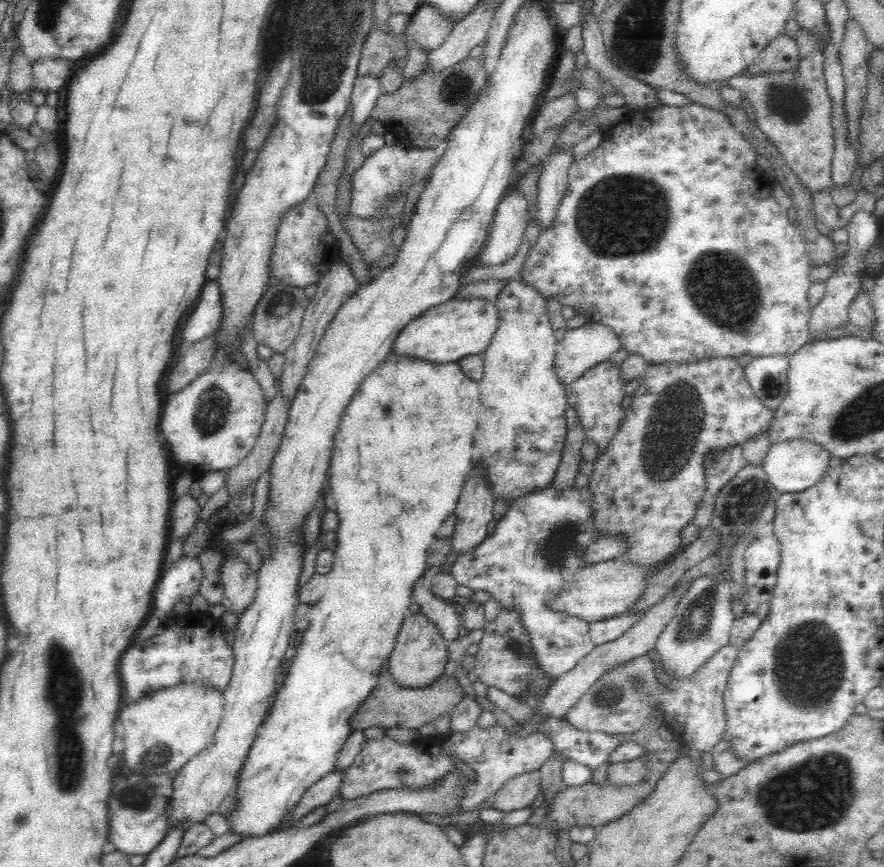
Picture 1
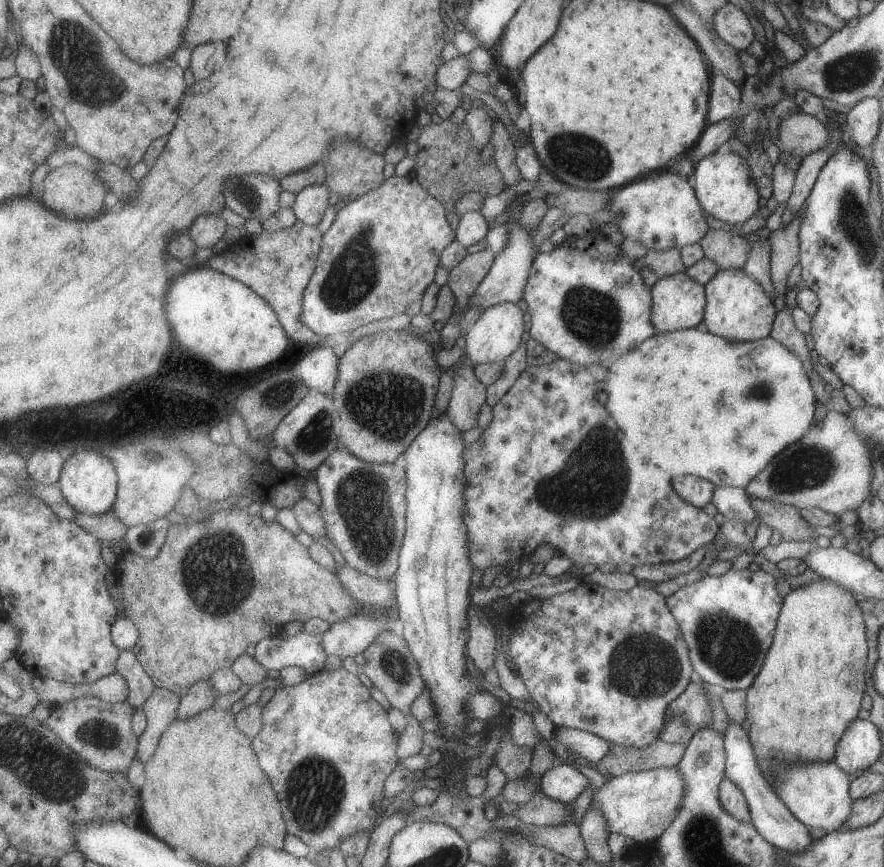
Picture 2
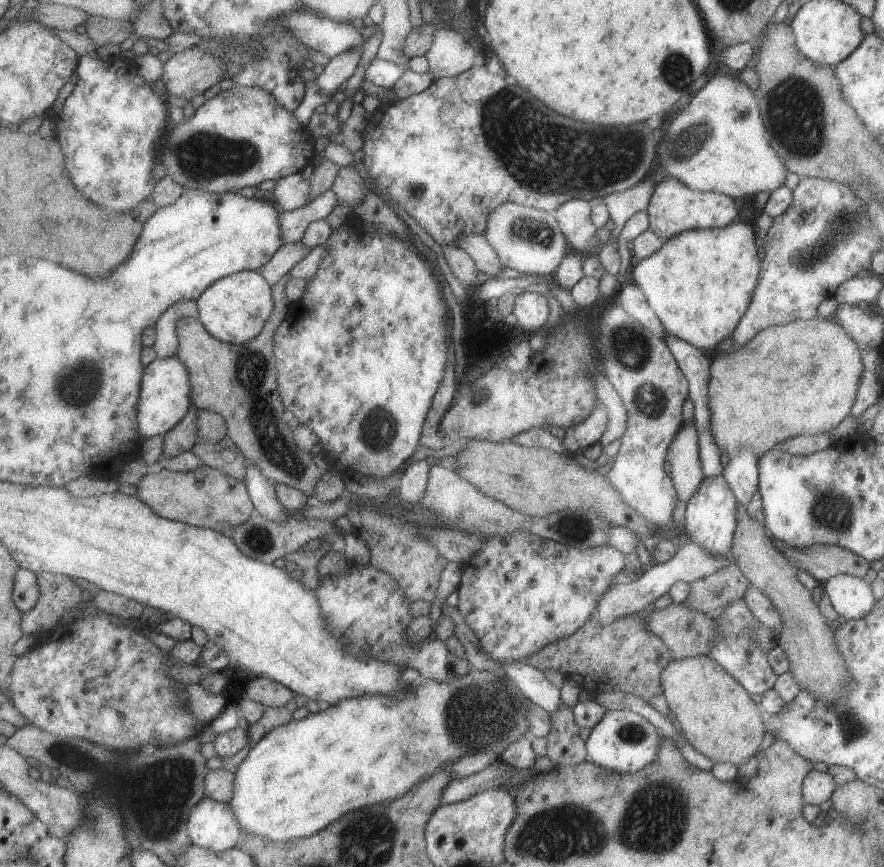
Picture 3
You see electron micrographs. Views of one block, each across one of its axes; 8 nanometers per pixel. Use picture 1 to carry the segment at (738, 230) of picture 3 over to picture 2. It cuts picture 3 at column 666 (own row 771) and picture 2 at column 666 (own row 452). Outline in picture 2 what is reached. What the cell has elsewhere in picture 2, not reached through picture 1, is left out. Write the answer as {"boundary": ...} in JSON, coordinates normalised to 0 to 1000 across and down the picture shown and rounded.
{"boundary":[[[791,376],[782,377],[779,381],[765,381],[752,384],[741,384],[736,388],[736,392],[727,392],[727,397],[723,397],[723,401],[709,406],[709,411],[702,411],[689,427],[687,427],[687,434],[684,434],[684,452],[687,452],[687,466],[683,466],[682,471],[687,471],[687,478],[693,482],[696,491],[718,512],[718,521],[723,524],[723,528],[727,531],[727,537],[730,540],[748,540],[750,544],[755,544],[757,549],[757,558],[759,549],[770,549],[770,547],[784,547],[784,549],[791,549],[795,554],[802,554],[804,558],[808,558],[809,562],[819,561],[819,562],[836,562],[842,564],[845,558],[856,549],[865,540],[865,536],[872,531],[873,526],[877,526],[880,521],[883,521],[886,517],[891,516],[896,510],[903,509],[905,503],[908,503],[912,496],[916,493],[917,487],[920,487],[920,473],[922,471],[922,456],[920,449],[917,448],[917,442],[911,426],[908,424],[907,418],[896,407],[893,406],[885,397],[881,397],[878,392],[874,392],[871,388],[868,388],[862,391],[856,391],[853,393],[827,394],[826,392],[819,391],[818,389],[808,386],[800,381],[794,379]]]}

